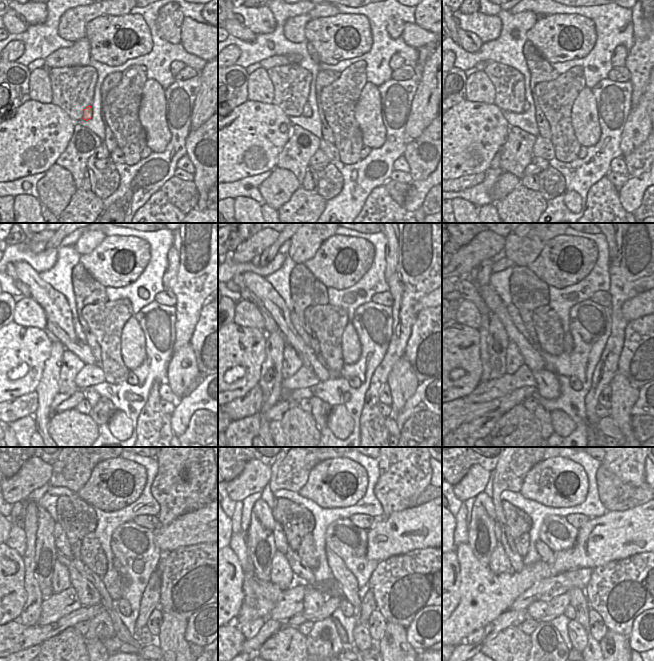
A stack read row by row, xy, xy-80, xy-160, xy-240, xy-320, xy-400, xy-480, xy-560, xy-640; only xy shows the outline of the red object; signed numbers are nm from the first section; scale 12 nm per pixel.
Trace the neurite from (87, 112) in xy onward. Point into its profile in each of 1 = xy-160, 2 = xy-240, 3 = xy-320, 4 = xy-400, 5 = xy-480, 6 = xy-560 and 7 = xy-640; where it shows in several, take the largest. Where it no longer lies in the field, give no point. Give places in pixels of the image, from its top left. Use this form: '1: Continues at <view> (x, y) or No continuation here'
1: Continues at xy-160 (526, 105)
2: Continues at xy-240 (77, 327)
3: Continues at xy-320 (295, 320)
4: Continues at xy-400 (513, 312)
5: Continues at xy-480 (62, 545)
6: Continues at xy-560 (281, 544)
7: Continues at xy-640 (497, 529).

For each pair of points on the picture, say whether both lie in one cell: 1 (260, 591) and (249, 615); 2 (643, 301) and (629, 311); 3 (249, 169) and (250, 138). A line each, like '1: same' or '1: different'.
1: same
2: same
3: same

